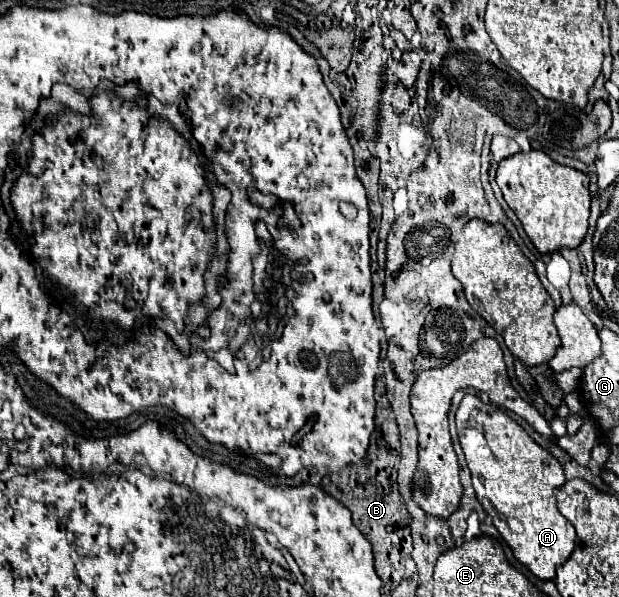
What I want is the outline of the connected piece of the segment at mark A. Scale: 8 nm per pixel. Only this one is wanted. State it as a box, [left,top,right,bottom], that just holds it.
[455,395,575,579]

